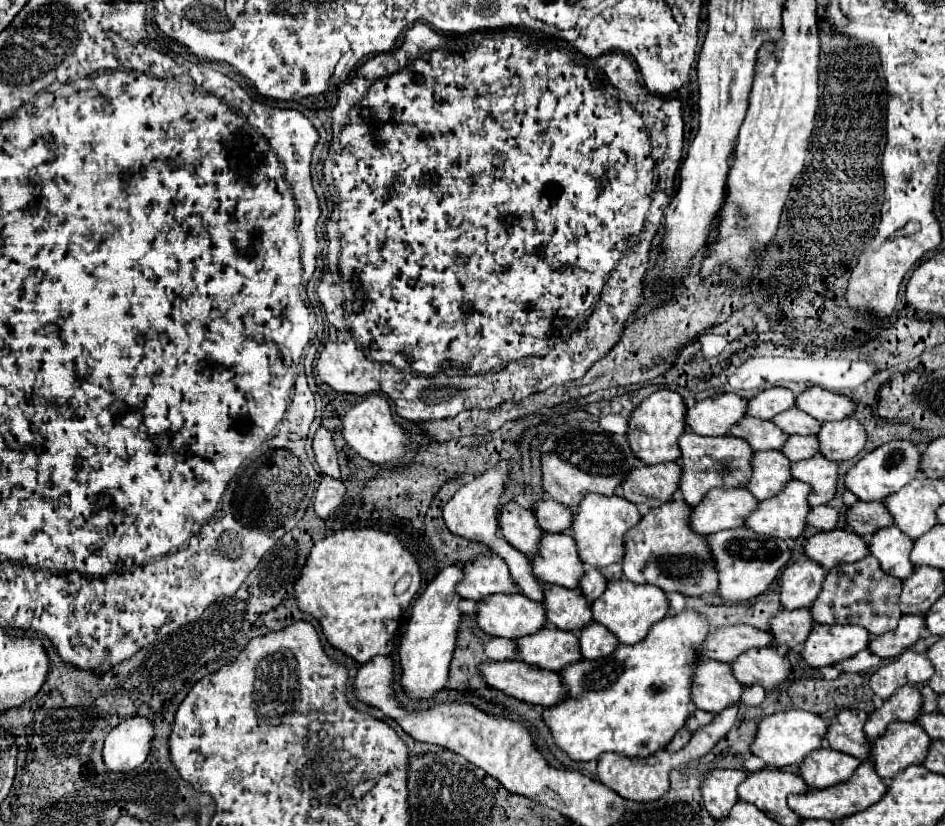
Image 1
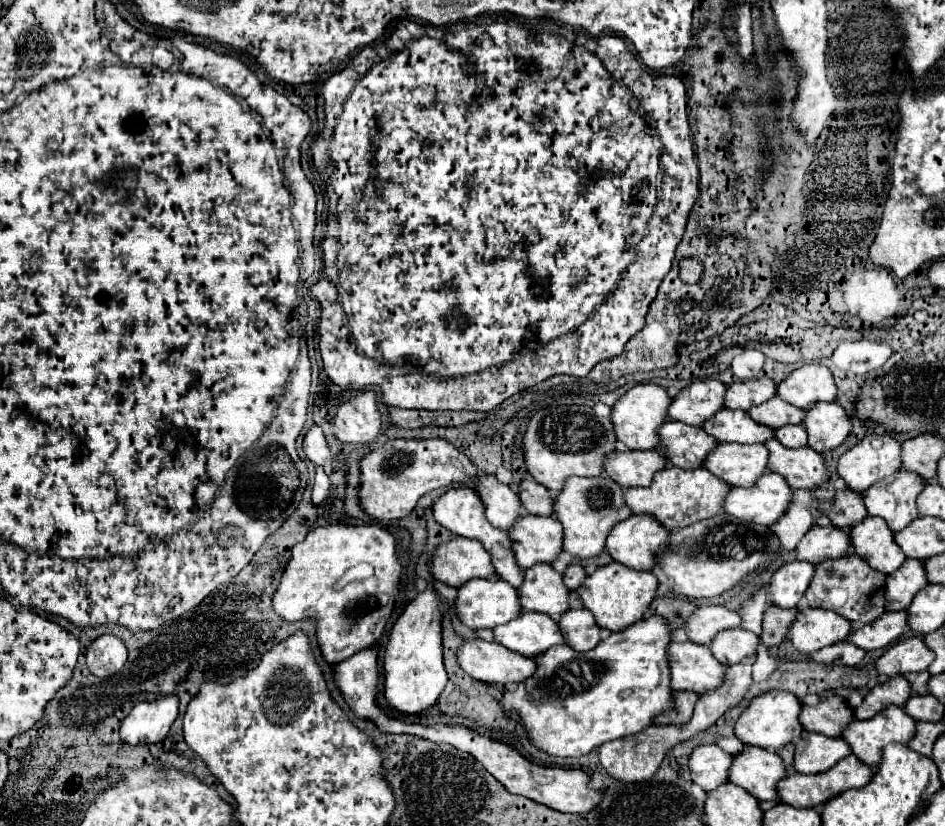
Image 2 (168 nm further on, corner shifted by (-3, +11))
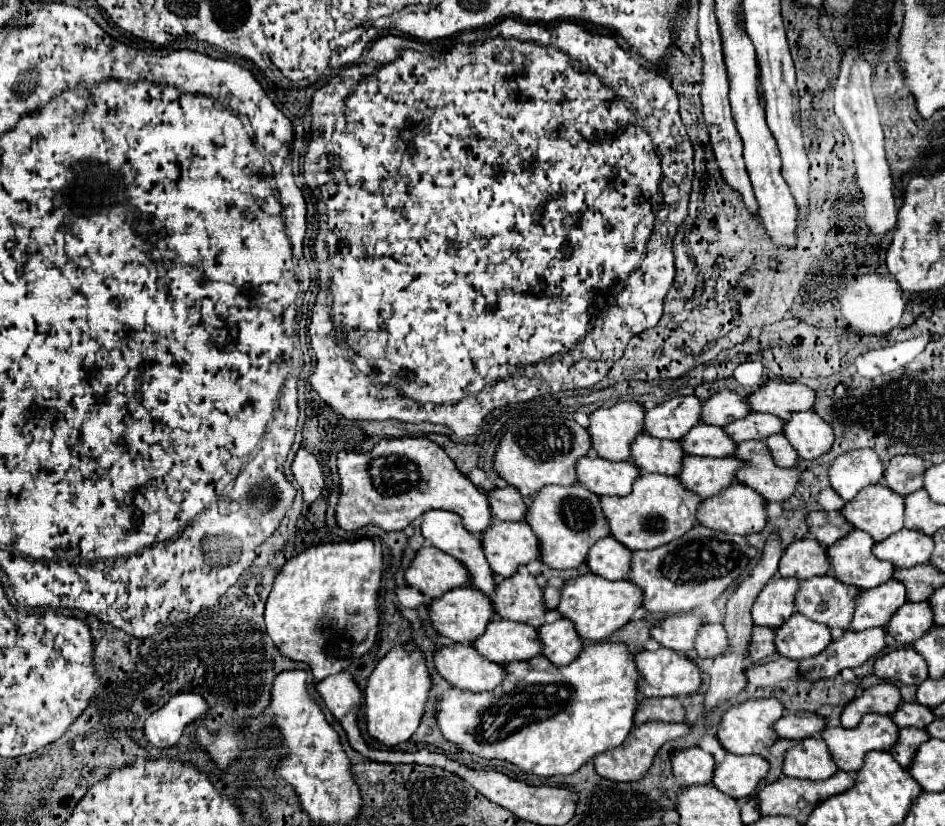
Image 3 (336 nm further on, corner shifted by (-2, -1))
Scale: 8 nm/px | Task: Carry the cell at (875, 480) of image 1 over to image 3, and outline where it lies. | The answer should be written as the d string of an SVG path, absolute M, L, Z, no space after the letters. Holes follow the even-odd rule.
M872 448L854 450L836 458L830 468L830 484L844 502L856 498L856 494L884 478L884 462Z

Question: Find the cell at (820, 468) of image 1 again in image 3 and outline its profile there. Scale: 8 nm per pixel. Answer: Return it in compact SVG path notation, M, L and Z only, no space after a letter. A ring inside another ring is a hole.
M748 440L738 444L734 456L750 462L744 470L740 470L738 482L752 486L766 500L786 502L802 480L802 470L798 466L780 468L774 462L768 446L760 440Z

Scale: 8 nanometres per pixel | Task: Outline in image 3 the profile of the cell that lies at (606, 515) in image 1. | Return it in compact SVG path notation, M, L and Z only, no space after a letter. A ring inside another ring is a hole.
M576 484L570 488L564 486L548 486L532 498L526 514L528 524L542 540L544 558L540 558L546 566L566 570L578 568L586 562L590 548L610 534L608 520L604 518L604 510L600 506L600 496L590 492L584 484Z

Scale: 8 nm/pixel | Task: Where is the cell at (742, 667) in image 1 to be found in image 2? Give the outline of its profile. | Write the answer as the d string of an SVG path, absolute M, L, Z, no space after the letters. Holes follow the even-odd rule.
M737 628L737 630L721 630L721 634L713 638L709 648L723 666L731 666L737 664L741 658L757 652L759 646L761 640L753 632Z

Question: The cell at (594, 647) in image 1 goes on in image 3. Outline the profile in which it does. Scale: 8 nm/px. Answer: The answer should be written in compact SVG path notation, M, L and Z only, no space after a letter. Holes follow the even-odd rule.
M568 618L540 626L538 634L544 638L544 656L556 666L568 666L584 650L582 638Z

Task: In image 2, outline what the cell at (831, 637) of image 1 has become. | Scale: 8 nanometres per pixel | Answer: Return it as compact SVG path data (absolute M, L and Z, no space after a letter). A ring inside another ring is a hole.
M805 608L797 612L793 626L787 630L787 638L801 654L821 650L849 636L851 622L839 614L823 608Z

